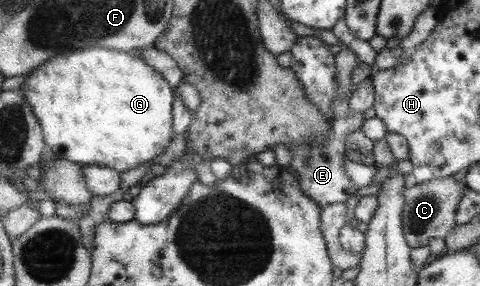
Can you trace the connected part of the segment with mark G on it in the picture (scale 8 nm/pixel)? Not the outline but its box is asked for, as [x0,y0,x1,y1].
[20,47,172,173]

